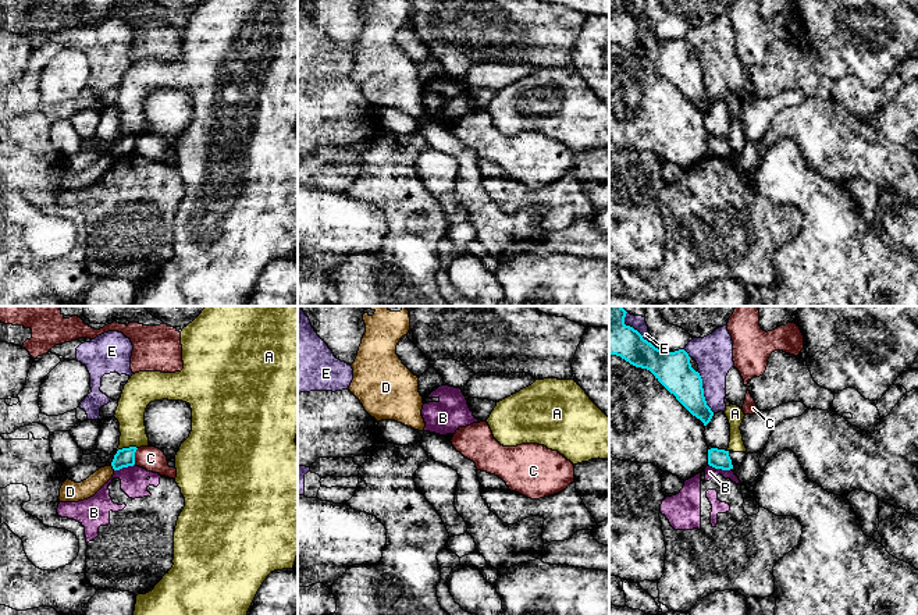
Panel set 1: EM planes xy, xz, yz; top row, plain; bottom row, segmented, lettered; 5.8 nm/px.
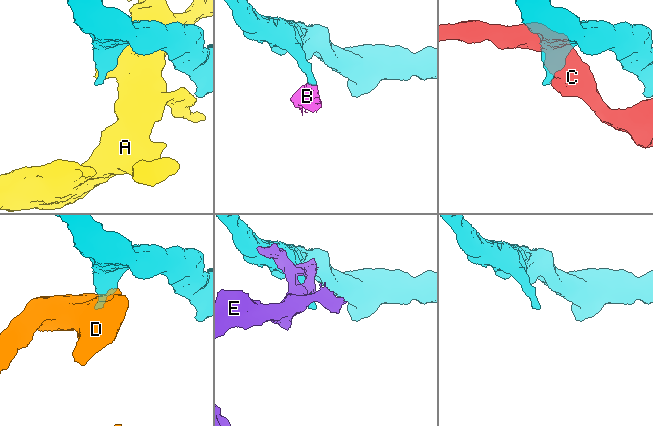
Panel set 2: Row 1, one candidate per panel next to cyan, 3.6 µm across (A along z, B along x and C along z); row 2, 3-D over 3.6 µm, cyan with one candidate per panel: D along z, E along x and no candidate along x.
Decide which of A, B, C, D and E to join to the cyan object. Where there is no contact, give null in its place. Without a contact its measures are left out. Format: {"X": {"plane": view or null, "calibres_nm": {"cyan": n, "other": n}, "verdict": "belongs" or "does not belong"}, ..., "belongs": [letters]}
{"A": {"plane": "xy", "calibres_nm": {"cyan": 110, "other": 160}, "verdict": "does not belong"}, "B": {"plane": "yz", "calibres_nm": {"cyan": 110, "other": 60}, "verdict": "does not belong"}, "C": {"plane": "xy", "calibres_nm": {"cyan": 110, "other": 140}, "verdict": "does not belong"}, "D": {"plane": "xy", "calibres_nm": {"cyan": 110, "other": 110}, "verdict": "does not belong"}, "E": {"plane": "yz", "calibres_nm": {"cyan": 220, "other": 80}, "verdict": "does not belong"}, "belongs": []}

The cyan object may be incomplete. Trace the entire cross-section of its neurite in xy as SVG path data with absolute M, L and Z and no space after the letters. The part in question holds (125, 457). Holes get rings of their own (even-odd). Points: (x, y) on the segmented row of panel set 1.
M136 447L118 449L111 462L113 469L120 470L122 468L134 466L136 449Z

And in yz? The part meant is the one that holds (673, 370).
M609 306L609 355L616 355L630 365L650 370L655 378L704 426L714 412L707 405L702 378L691 367L684 349L663 352L630 326L625 324L626 310Z

